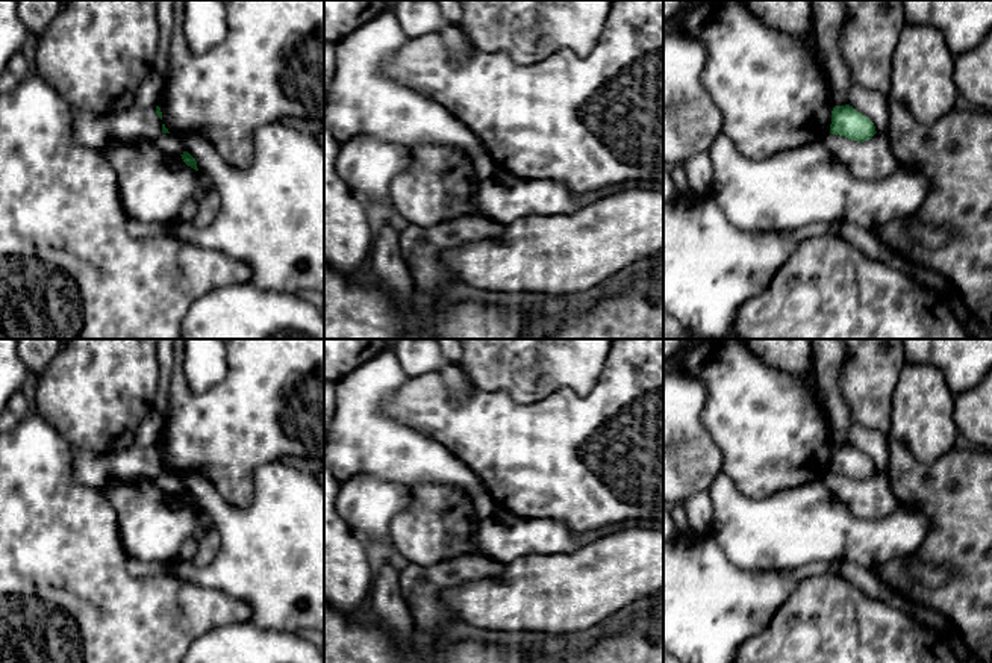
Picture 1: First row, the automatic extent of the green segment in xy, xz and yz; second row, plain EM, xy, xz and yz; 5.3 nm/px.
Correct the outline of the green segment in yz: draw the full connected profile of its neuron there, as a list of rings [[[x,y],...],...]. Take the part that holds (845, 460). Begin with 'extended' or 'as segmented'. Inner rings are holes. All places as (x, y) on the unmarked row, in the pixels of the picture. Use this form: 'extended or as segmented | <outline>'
as segmented | [[[845,444],[833,447],[830,472],[863,481],[871,478],[877,471],[874,462],[868,456],[857,451],[853,445]]]

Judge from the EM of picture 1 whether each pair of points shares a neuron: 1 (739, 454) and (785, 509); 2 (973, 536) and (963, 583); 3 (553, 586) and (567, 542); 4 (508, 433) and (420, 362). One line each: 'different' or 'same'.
1: different
2: same
3: different
4: different

